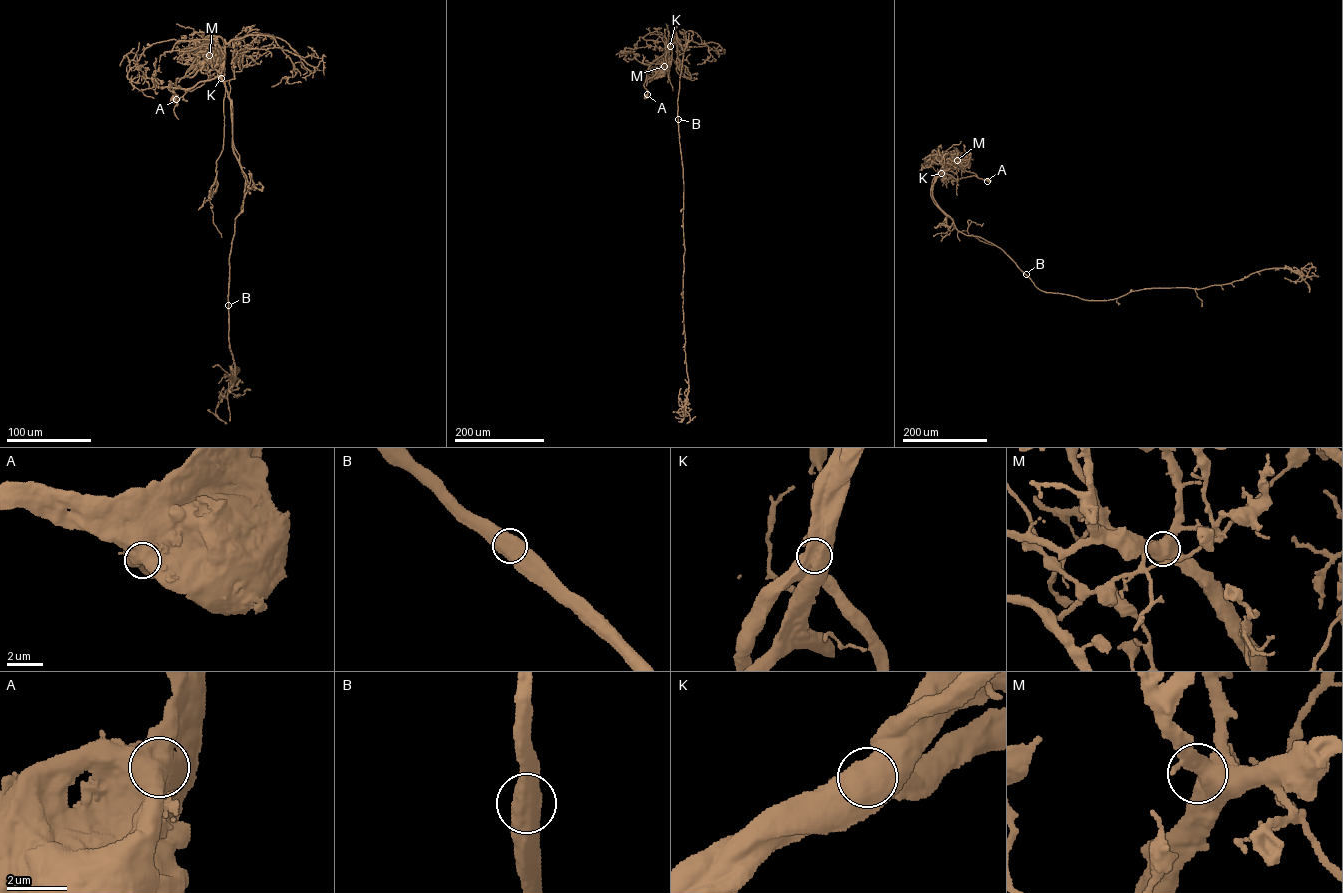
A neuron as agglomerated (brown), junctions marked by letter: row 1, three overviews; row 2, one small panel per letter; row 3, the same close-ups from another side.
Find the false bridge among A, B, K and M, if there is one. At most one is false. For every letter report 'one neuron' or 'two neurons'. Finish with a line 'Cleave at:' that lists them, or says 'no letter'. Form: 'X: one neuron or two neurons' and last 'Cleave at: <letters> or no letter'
A: one neuron
B: one neuron
K: two neurons
M: one neuron
Cleave at: K

